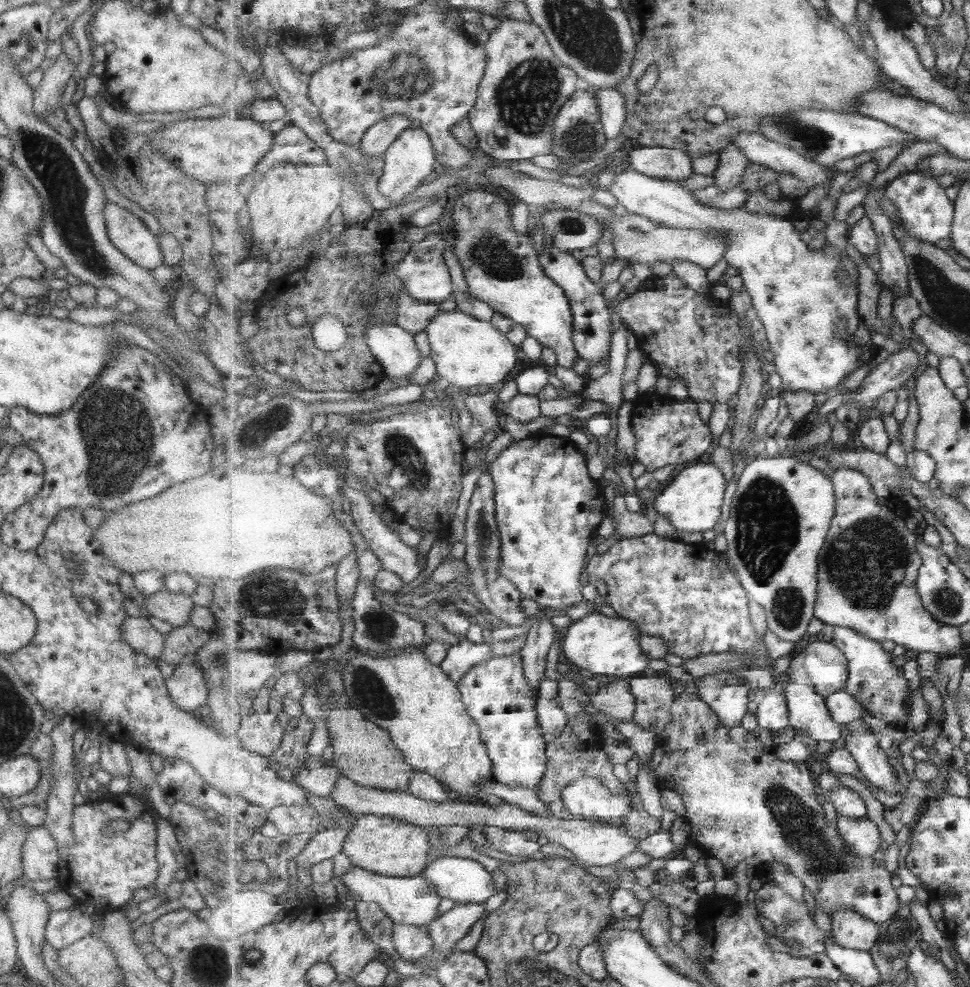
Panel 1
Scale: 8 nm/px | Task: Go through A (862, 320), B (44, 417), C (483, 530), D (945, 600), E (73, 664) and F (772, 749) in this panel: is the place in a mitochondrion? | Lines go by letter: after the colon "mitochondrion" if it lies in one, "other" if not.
A: other
B: other
C: mitochondrion
D: mitochondrion
E: other
F: other

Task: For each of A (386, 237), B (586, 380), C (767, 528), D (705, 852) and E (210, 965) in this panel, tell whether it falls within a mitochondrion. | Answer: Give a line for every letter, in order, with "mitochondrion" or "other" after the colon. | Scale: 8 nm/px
A: other
B: other
C: mitochondrion
D: other
E: mitochondrion

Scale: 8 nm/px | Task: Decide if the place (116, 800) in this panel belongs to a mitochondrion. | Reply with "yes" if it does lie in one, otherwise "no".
no

